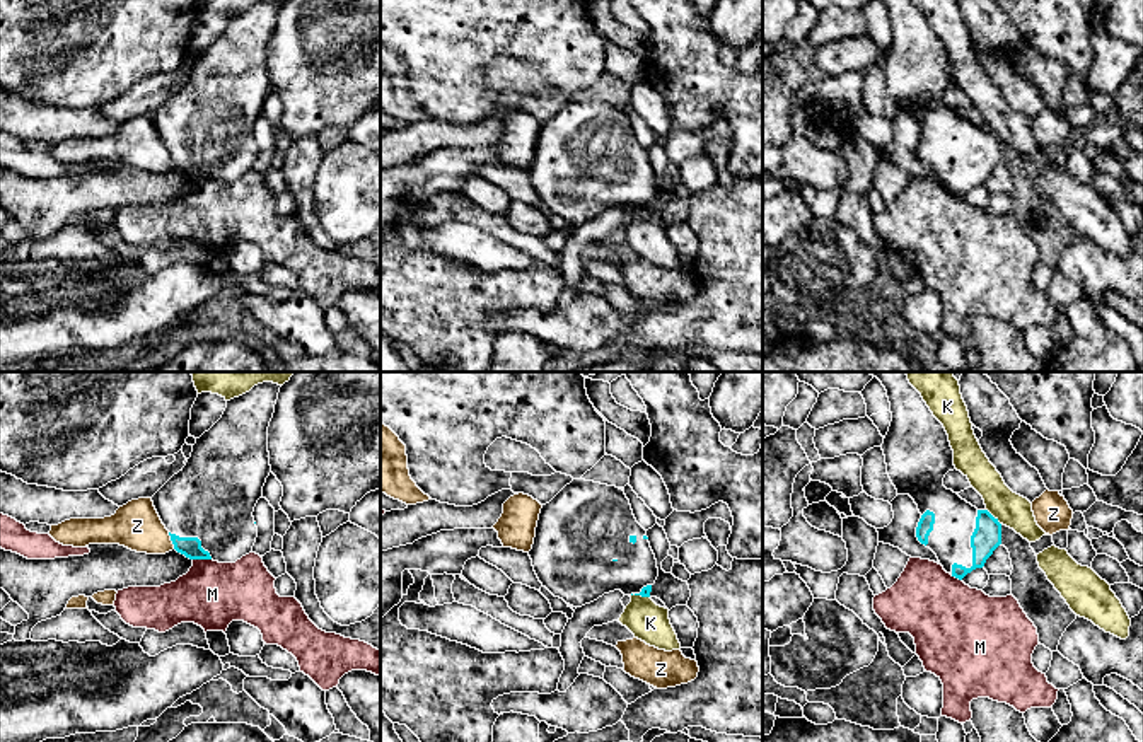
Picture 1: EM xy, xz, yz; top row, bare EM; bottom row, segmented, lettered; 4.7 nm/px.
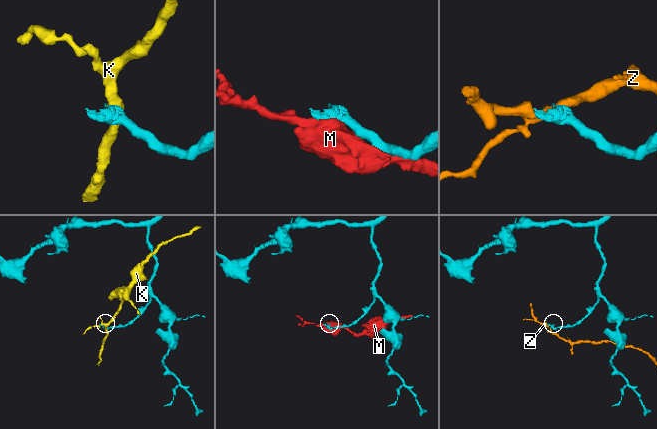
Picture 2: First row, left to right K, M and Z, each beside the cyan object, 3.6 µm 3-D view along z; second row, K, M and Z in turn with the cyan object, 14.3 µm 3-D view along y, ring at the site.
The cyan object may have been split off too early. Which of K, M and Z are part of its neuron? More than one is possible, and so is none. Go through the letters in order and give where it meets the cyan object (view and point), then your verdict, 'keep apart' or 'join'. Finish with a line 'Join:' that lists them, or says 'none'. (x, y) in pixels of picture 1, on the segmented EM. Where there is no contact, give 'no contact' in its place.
K: contact yz (993, 517); keep apart
M: contact xy (202, 558); keep apart
Z: contact xy (171, 539); keep apart
Join: none

